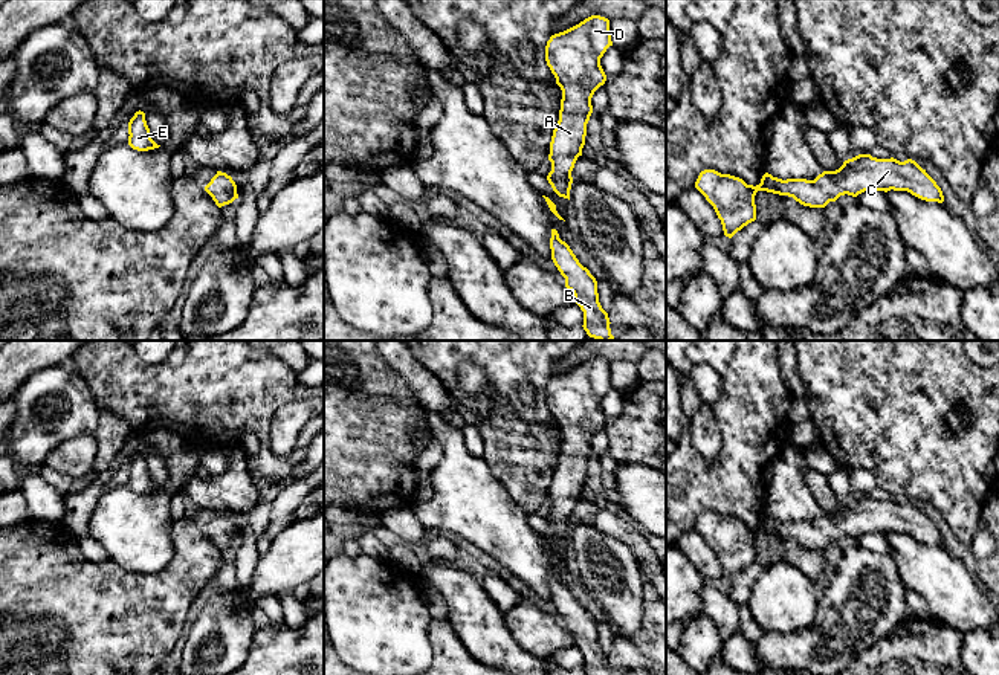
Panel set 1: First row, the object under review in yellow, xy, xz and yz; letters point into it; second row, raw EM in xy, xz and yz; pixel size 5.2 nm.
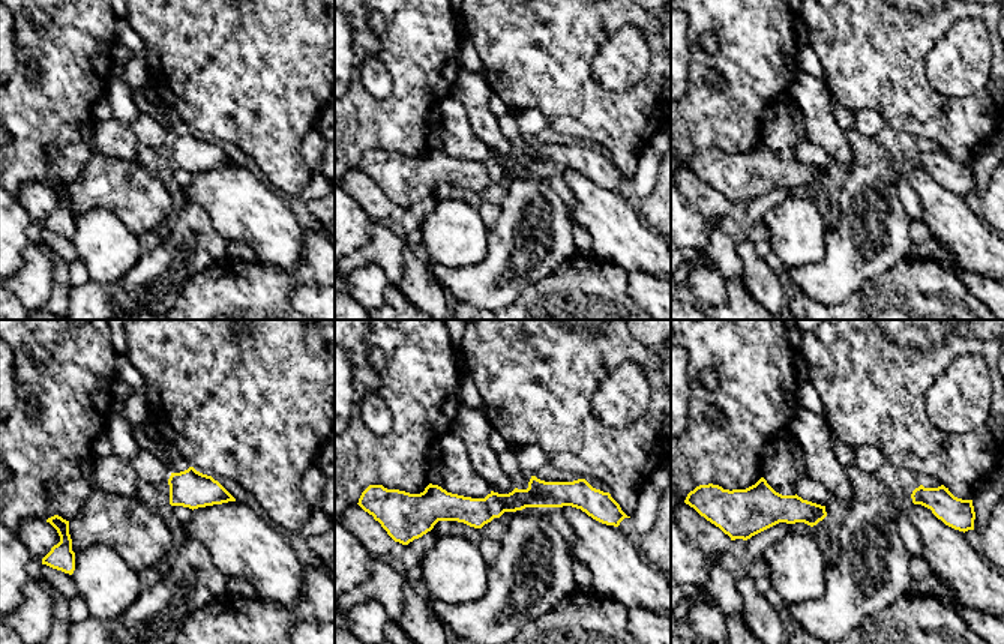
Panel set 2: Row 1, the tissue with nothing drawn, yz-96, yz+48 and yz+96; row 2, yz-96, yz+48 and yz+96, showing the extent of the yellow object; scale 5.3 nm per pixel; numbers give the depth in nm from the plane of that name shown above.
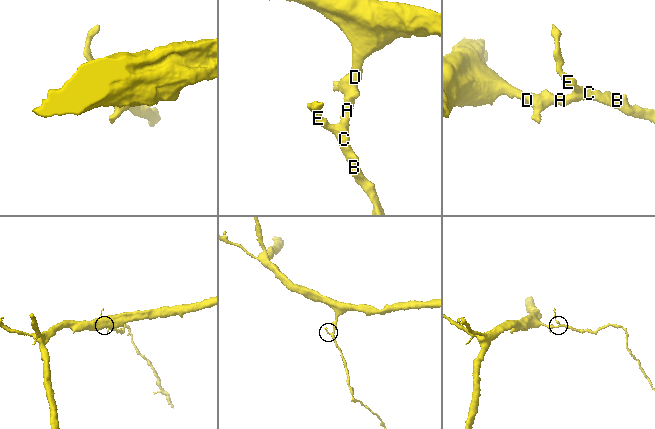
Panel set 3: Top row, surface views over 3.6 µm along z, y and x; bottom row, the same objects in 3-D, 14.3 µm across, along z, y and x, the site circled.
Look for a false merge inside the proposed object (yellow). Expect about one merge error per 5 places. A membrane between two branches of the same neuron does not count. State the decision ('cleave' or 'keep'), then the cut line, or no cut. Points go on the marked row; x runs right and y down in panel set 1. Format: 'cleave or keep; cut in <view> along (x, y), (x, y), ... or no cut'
keep; no cut

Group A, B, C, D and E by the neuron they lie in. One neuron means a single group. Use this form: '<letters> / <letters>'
A B C D E

